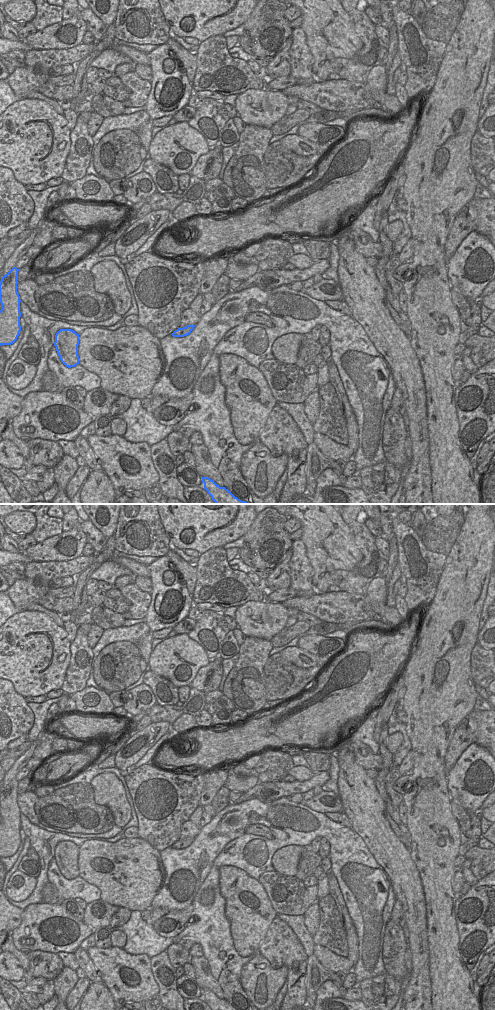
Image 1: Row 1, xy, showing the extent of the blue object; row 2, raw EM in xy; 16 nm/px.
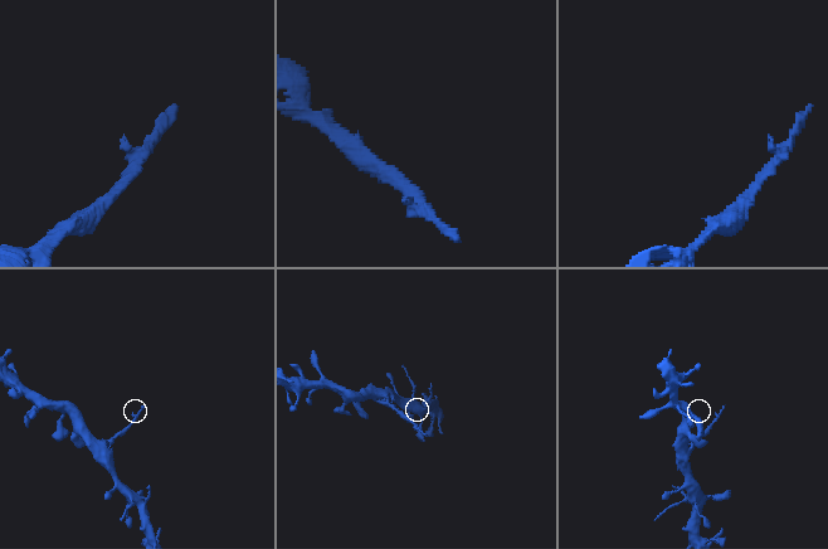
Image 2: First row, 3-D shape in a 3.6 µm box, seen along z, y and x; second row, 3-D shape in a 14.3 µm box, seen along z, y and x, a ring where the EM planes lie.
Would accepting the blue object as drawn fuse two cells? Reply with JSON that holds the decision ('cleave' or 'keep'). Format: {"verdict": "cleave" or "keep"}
{"verdict": "cleave"}

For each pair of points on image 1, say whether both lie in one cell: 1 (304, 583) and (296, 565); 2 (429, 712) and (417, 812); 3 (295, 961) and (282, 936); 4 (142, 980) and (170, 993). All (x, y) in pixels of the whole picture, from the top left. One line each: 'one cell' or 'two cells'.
1: one cell
2: one cell
3: one cell
4: two cells

